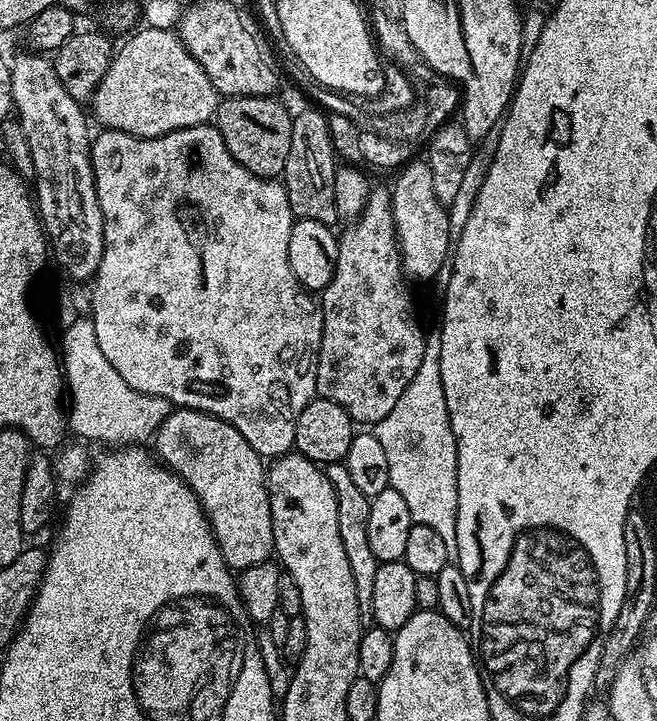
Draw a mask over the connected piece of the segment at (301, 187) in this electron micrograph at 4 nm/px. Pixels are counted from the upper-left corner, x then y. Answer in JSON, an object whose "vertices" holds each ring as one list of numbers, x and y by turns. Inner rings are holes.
{"vertices":[[308,107,312,108,304,108,293,115,290,155,286,158,282,183,296,220,313,220,332,226,338,220,334,202,334,174,338,167,338,157,330,138,328,116,316,109,319,107]]}

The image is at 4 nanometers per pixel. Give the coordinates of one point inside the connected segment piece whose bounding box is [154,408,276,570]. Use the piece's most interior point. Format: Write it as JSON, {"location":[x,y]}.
{"location":[229,478]}

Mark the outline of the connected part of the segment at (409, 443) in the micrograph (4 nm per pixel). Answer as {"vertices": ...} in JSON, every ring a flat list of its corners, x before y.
{"vertices":[[432,330,427,333,422,354,422,366,418,374,410,378,410,386,402,390,394,410,374,425,378,442,382,442,382,451,386,454,386,463,390,468,389,488,398,490,410,509,413,524,431,526,446,541,449,550,456,547,456,527,458,526,458,454,454,430,450,426,450,414,446,410,446,394,442,390,442,370,440,369,440,334]]}

